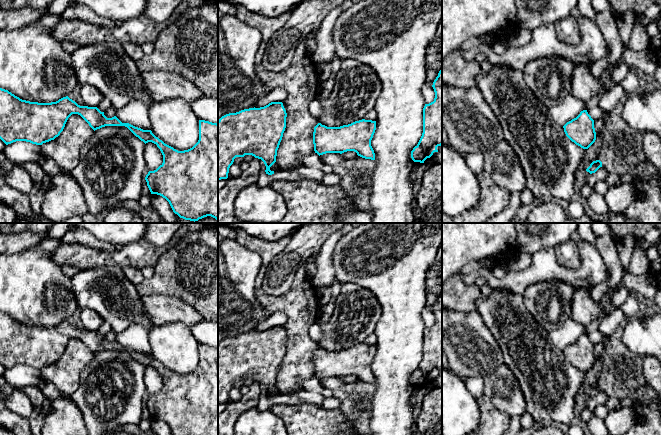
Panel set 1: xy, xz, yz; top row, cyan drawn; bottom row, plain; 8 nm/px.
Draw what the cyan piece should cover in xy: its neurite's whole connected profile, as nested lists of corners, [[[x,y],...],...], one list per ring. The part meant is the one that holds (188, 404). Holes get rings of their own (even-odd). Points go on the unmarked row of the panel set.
[[[0,312],[0,363],[6,368],[26,365],[36,369],[54,364],[63,355],[68,342],[72,338],[80,339],[95,355],[105,350],[125,350],[145,368],[152,366],[157,369],[163,379],[163,387],[145,401],[151,418],[165,422],[173,435],[218,435],[218,348],[199,344],[199,364],[190,373],[178,375],[156,361],[151,354],[143,354],[129,347],[122,347],[116,340],[107,342],[97,331],[80,330],[68,320],[51,327],[38,327],[22,324],[8,314]]]

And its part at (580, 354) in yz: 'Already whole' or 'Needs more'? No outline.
Already whole

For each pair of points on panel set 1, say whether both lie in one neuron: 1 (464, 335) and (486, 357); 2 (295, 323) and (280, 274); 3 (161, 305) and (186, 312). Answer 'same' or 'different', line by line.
1: same
2: different
3: same

